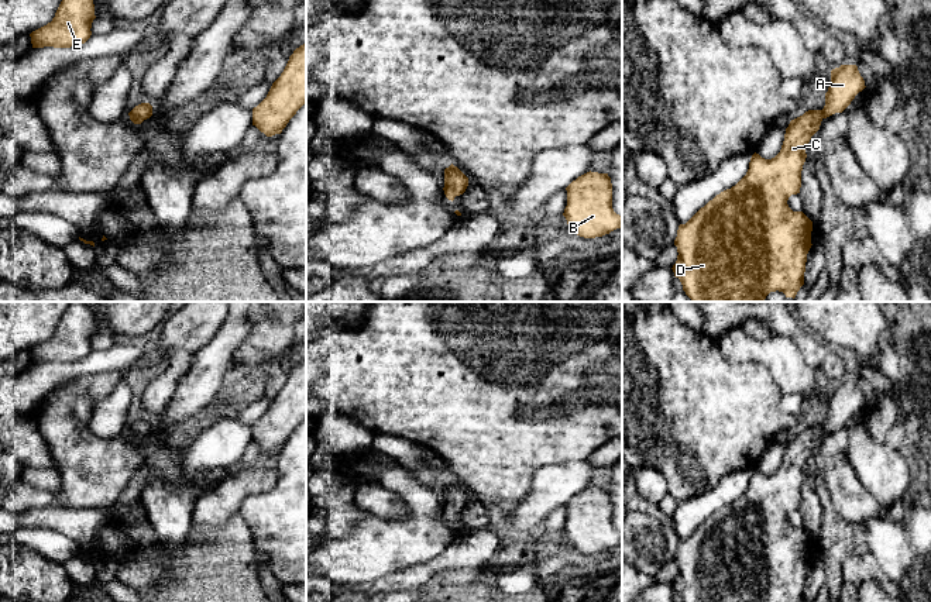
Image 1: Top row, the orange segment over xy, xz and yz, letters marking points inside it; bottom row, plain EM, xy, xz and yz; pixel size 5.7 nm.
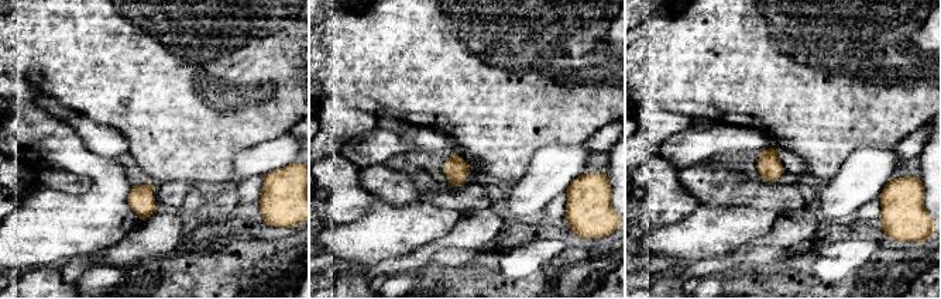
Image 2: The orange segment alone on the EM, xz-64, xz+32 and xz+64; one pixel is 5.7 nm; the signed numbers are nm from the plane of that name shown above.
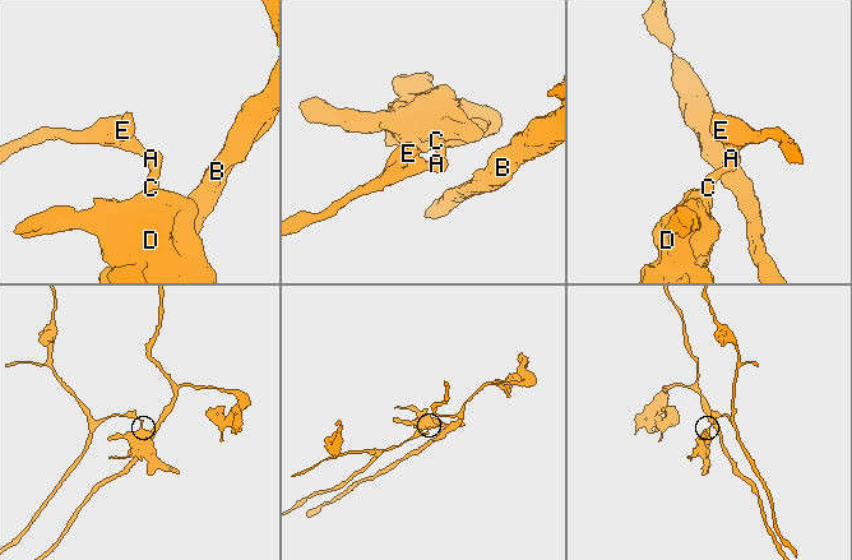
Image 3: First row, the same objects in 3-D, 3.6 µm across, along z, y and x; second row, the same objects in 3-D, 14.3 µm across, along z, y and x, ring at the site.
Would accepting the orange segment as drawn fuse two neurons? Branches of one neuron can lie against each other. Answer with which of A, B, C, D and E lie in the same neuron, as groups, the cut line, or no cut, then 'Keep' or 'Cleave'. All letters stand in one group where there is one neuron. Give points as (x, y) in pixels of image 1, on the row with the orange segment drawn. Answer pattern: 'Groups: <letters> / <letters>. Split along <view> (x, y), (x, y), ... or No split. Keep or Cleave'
Groups: A B C D E. No split. Keep

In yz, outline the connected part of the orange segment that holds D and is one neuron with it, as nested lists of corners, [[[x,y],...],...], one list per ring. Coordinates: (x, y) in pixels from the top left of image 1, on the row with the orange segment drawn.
[[[841,65],[832,69],[824,109],[808,110],[791,120],[786,128],[781,149],[774,158],[765,159],[755,152],[746,175],[735,186],[717,195],[686,224],[679,226],[674,240],[679,255],[671,269],[693,302],[765,302],[766,296],[776,290],[783,292],[786,297],[796,297],[804,285],[807,254],[813,245],[813,221],[803,211],[793,211],[787,200],[791,195],[800,193],[801,171],[807,158],[805,148],[820,130],[821,121],[835,113],[842,113],[865,87],[856,65]]]

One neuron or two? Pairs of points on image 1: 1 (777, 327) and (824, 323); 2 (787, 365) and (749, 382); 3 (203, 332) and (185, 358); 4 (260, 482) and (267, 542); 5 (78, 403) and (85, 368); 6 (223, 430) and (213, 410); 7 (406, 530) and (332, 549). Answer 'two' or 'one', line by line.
1: two
2: two
3: two
4: two
5: two
6: two
7: one

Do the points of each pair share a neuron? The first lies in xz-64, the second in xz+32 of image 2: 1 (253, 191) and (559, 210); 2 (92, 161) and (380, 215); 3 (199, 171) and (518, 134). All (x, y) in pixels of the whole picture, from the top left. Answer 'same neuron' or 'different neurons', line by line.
1: same neuron
2: same neuron
3: same neuron

